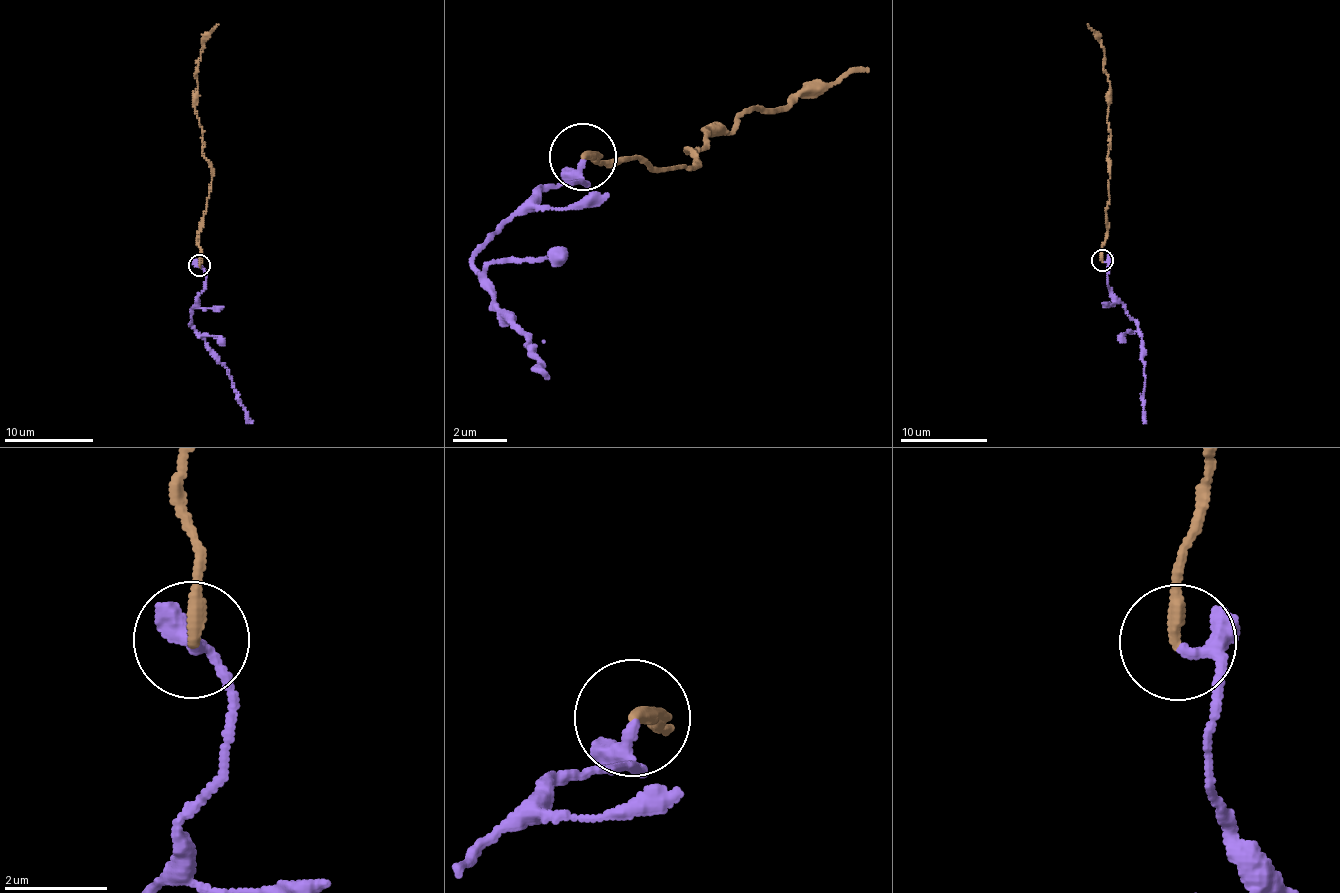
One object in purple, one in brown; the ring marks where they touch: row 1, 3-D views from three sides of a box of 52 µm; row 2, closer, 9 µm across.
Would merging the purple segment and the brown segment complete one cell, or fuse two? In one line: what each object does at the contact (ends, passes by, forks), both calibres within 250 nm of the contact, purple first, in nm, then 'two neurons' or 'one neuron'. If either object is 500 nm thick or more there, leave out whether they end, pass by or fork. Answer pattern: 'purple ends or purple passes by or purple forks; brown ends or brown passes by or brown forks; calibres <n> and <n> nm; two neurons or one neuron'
purple passes by; brown ends; calibres 240 and 280 nm; one neuron

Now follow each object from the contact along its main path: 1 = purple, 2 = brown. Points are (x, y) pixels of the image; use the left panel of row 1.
1: (200, 265), (204, 269), (206, 289), (189, 326), (225, 367), (238, 403), (252, 423)
2: (200, 265), (199, 222), (211, 164), (204, 155), (195, 109), (202, 43), (218, 24)

